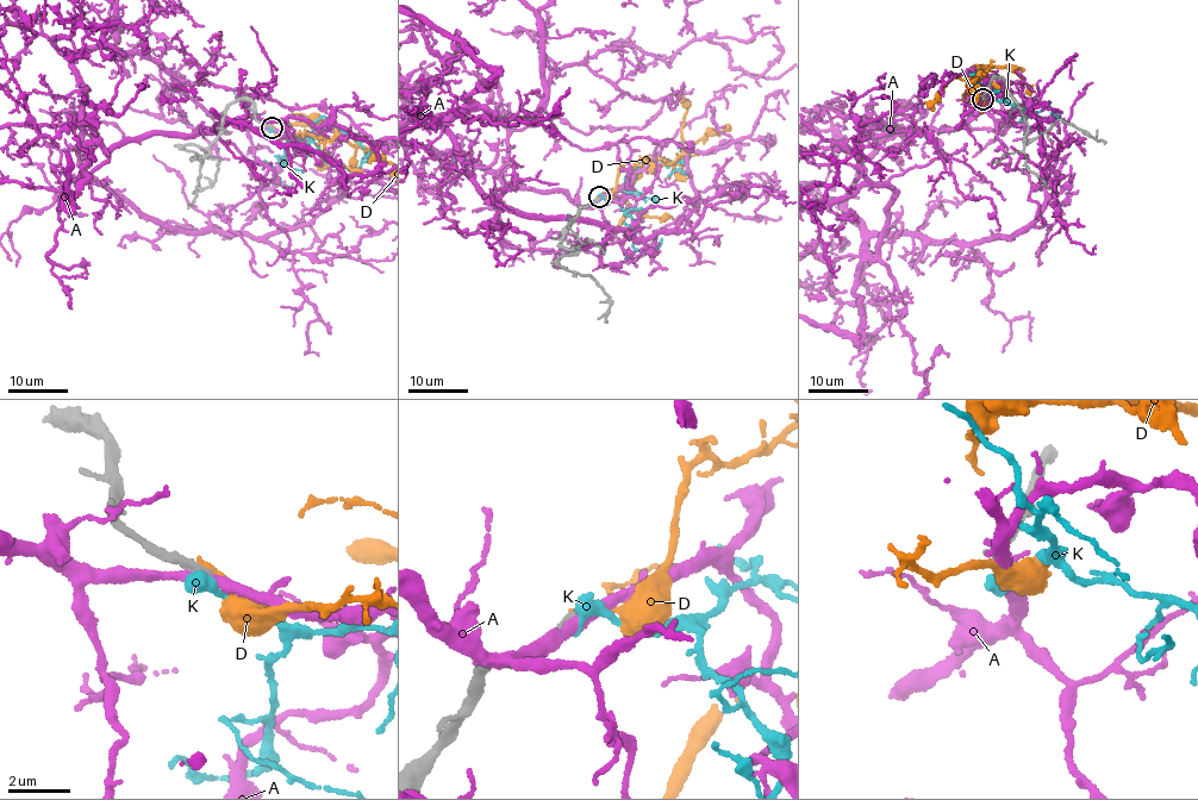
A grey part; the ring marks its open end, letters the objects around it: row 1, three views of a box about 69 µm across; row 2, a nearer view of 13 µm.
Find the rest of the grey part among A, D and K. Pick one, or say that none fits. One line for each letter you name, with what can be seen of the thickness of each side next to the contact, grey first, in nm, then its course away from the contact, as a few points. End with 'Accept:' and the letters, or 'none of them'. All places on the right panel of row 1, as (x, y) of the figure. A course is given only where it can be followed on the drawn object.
Accept: none of them

